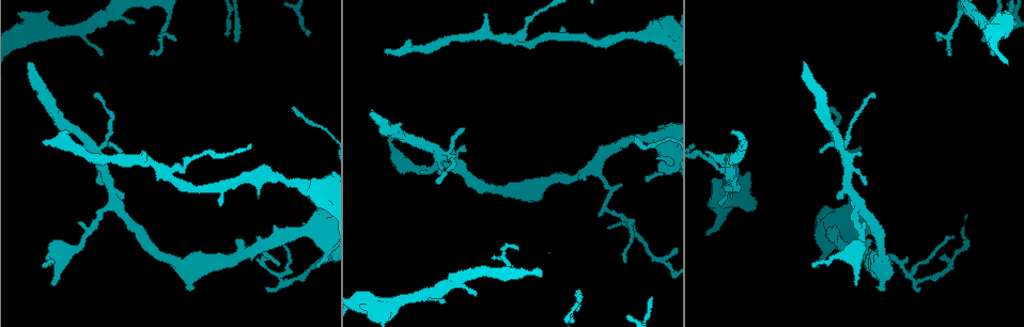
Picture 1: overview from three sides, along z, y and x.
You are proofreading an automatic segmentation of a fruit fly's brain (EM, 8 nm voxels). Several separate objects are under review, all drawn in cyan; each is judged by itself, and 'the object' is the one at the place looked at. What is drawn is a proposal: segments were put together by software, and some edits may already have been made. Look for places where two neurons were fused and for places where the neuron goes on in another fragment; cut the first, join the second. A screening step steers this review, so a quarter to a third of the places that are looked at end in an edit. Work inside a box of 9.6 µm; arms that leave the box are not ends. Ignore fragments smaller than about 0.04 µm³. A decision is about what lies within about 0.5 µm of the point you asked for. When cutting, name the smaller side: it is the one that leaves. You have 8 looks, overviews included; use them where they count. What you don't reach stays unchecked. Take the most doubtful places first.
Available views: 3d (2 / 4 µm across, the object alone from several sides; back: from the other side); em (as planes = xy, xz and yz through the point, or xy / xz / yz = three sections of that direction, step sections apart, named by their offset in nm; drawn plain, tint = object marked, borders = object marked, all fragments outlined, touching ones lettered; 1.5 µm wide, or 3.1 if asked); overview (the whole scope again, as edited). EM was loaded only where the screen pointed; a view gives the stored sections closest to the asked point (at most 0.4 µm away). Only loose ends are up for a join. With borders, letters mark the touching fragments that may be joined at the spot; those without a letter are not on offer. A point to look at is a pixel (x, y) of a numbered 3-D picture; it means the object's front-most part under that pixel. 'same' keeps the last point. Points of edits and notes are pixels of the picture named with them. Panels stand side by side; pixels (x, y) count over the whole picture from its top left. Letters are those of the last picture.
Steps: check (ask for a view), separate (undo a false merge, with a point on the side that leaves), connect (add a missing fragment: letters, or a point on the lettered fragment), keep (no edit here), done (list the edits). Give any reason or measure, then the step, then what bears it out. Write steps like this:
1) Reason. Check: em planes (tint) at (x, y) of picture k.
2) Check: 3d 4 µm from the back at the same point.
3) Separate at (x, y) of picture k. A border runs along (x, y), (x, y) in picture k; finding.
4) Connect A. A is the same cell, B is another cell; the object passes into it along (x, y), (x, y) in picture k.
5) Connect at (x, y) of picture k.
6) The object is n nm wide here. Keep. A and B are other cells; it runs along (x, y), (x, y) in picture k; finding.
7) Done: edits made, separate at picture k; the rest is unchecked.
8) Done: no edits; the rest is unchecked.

Free end. Check: em planes (borders) at (813, 262) of picture 1.

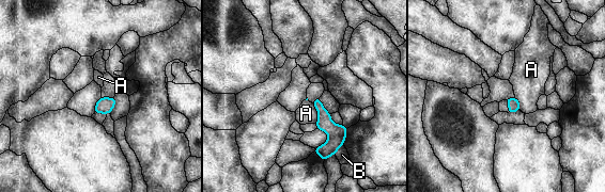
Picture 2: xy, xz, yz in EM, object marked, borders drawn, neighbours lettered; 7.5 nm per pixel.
Keep. A and B are other cells; no lettered fragment goes on from it.

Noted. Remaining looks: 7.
Branch stops here. Check: 3d 2 µm at (410, 41) of picture 1.

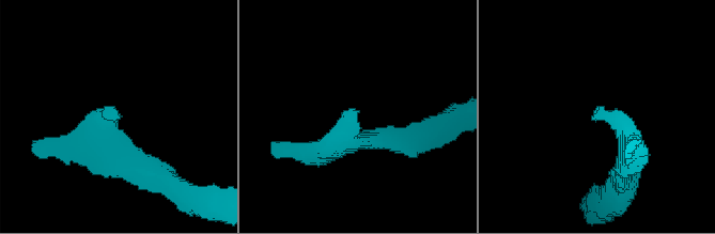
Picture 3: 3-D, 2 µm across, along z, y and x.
Check: em planes (borders) at (591, 117) of picture 3.

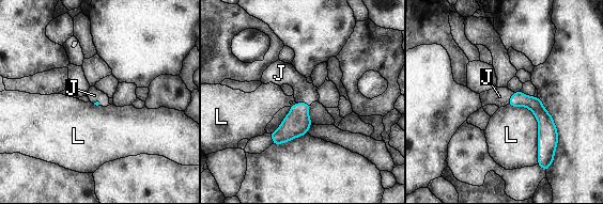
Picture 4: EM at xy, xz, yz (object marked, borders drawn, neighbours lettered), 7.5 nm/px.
The longest contact is with L, 500 nm. Connect J. J is the same cell, L is another cell; the neuron continues.

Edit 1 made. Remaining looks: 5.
Free end. Check: 3d 4 µm at (705, 152) of picture 1.

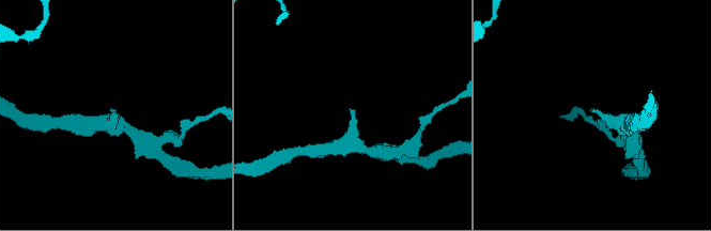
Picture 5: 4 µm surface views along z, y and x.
Check: em planes (borders) at (112, 109) of picture 5.

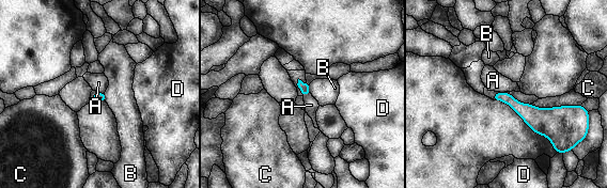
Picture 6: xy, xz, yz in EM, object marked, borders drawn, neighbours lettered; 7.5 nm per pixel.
Keep. A, B, C and D are other cells; a border runs along (96, 91), (104, 93) in picture 6; no lettered fragment goes on from it.

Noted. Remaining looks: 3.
Done: edits made, connect at picture 4; the rest is unchecked.

